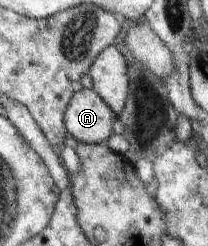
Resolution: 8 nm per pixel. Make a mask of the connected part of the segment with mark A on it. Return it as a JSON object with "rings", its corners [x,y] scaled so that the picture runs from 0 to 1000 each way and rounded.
{"rings":[[[394,358],[351,374],[308,463],[332,549],[375,577],[462,589],[543,545],[538,500],[563,476],[462,370]]]}

